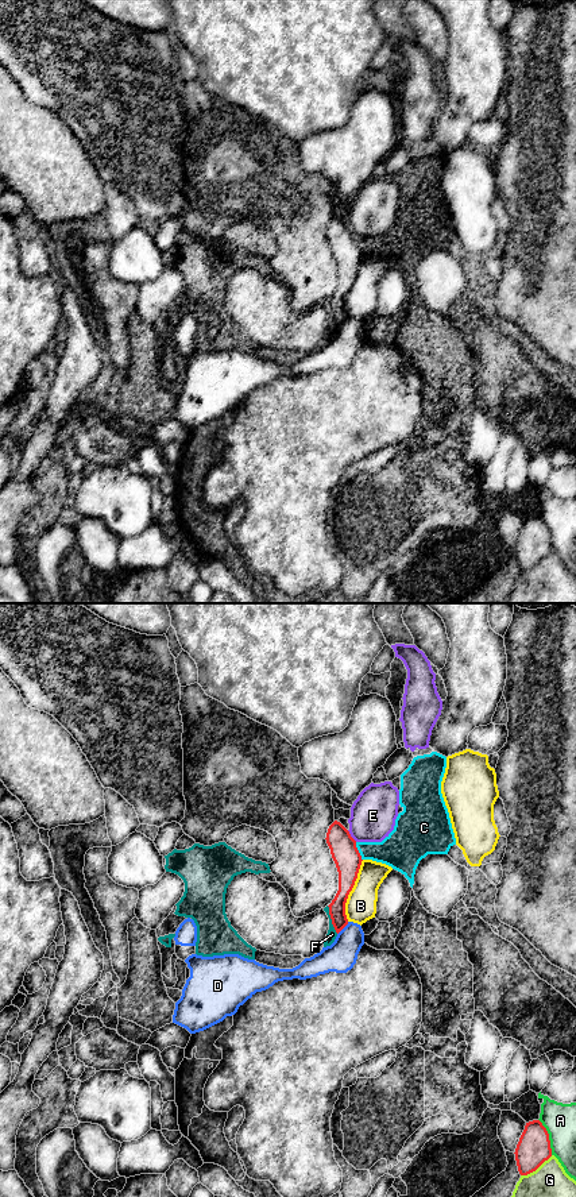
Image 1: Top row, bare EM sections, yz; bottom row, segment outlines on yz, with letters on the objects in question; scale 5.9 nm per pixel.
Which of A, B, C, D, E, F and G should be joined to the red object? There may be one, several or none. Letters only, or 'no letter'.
no letter

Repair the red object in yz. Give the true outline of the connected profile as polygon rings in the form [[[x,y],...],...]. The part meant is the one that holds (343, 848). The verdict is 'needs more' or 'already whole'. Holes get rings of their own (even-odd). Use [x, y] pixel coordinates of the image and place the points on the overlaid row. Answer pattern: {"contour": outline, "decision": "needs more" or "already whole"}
{"contour": [[[335,820],[326,833],[326,843],[339,872],[339,891],[329,907],[332,924],[339,934],[347,924],[345,903],[362,865],[362,856],[349,831]]], "decision": "already whole"}

